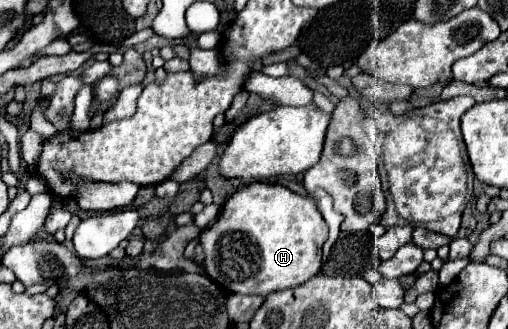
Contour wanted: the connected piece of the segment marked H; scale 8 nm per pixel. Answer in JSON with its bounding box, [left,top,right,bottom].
[200,182,326,296]

